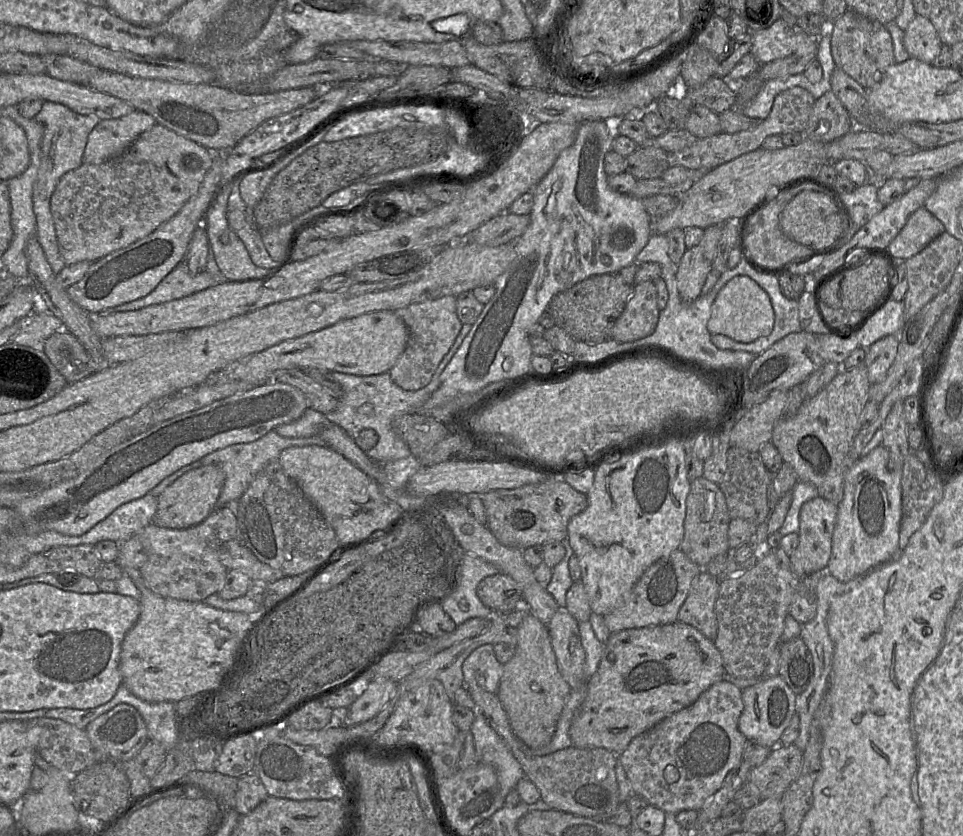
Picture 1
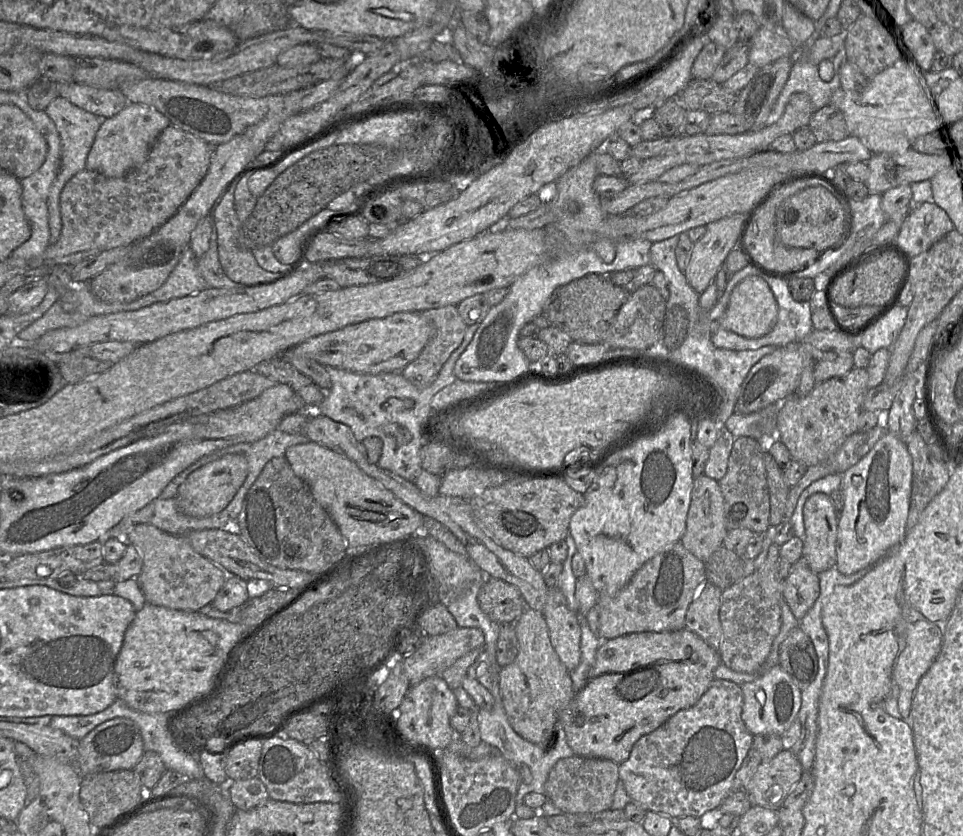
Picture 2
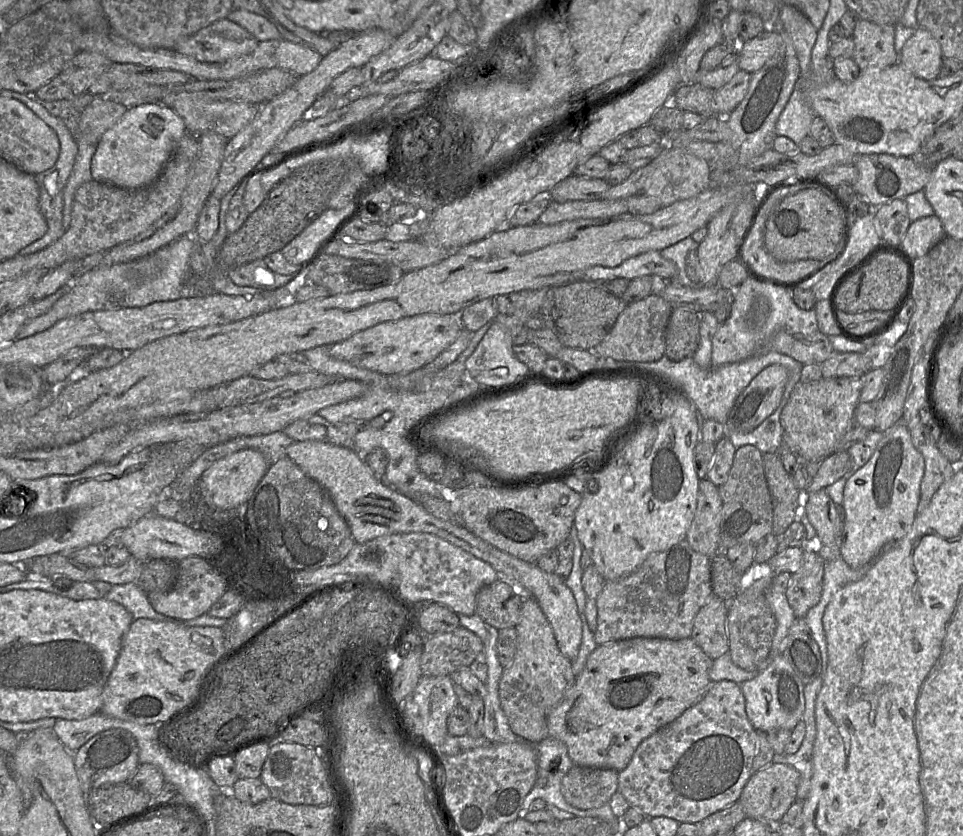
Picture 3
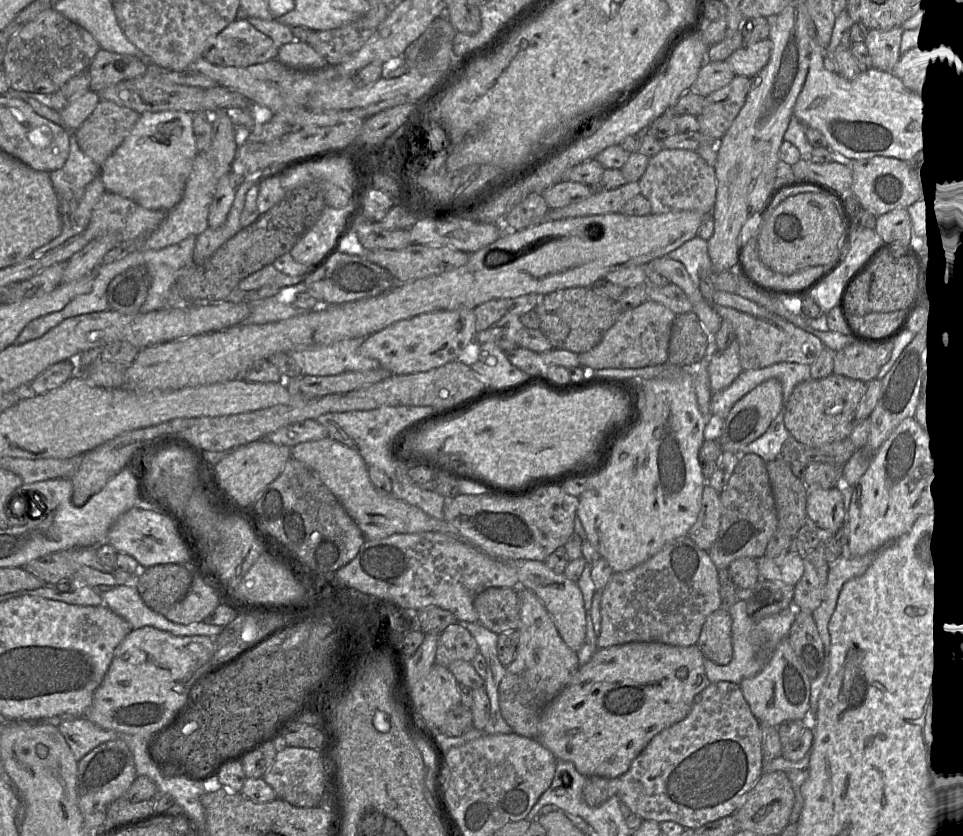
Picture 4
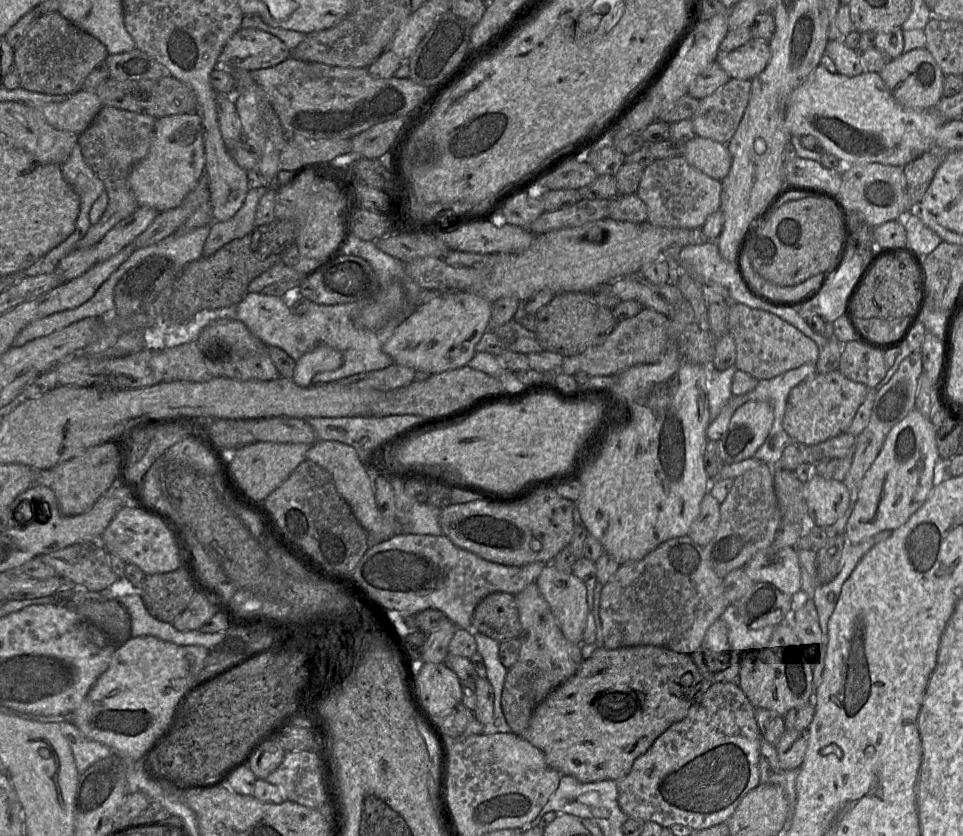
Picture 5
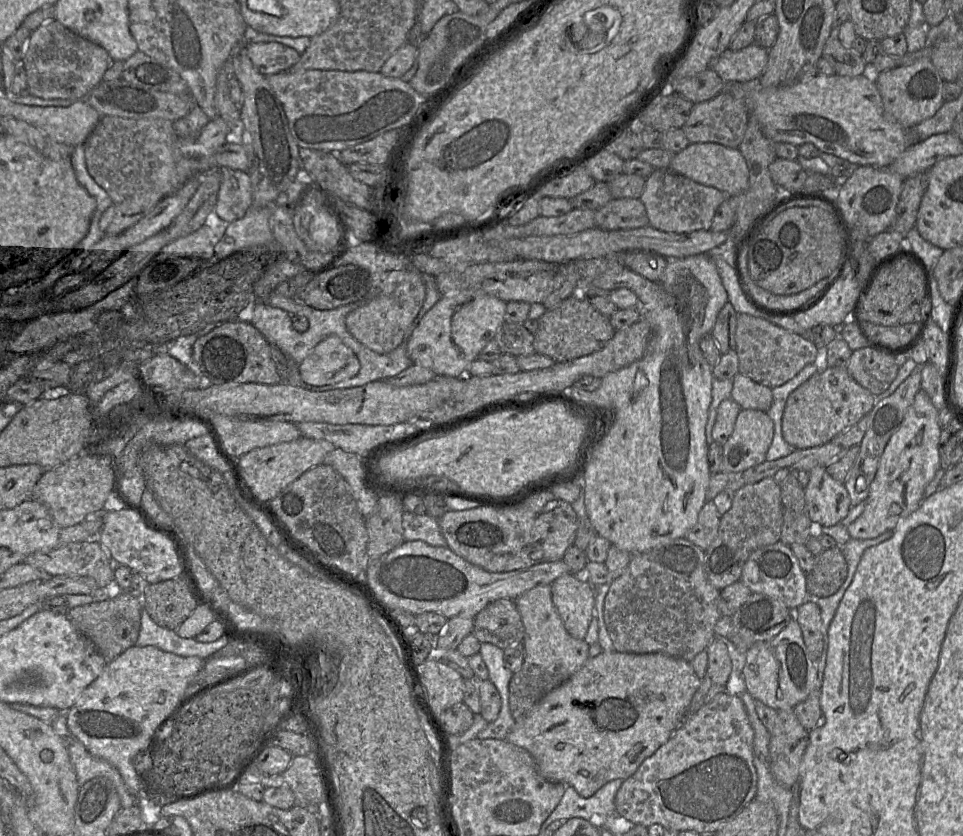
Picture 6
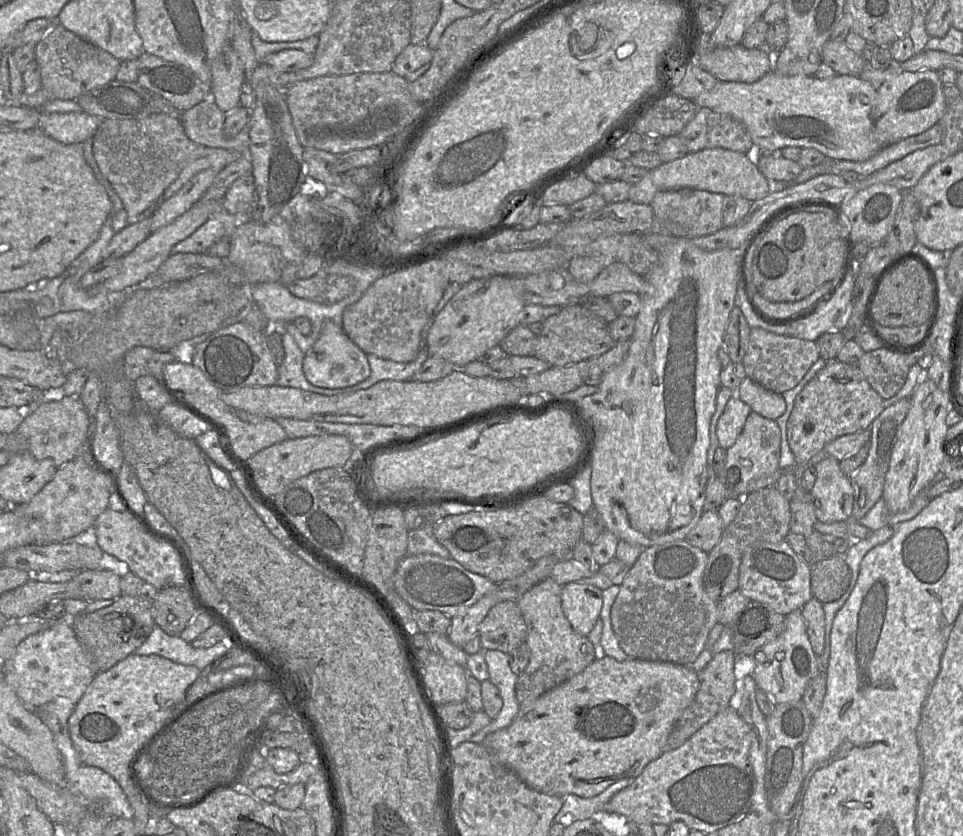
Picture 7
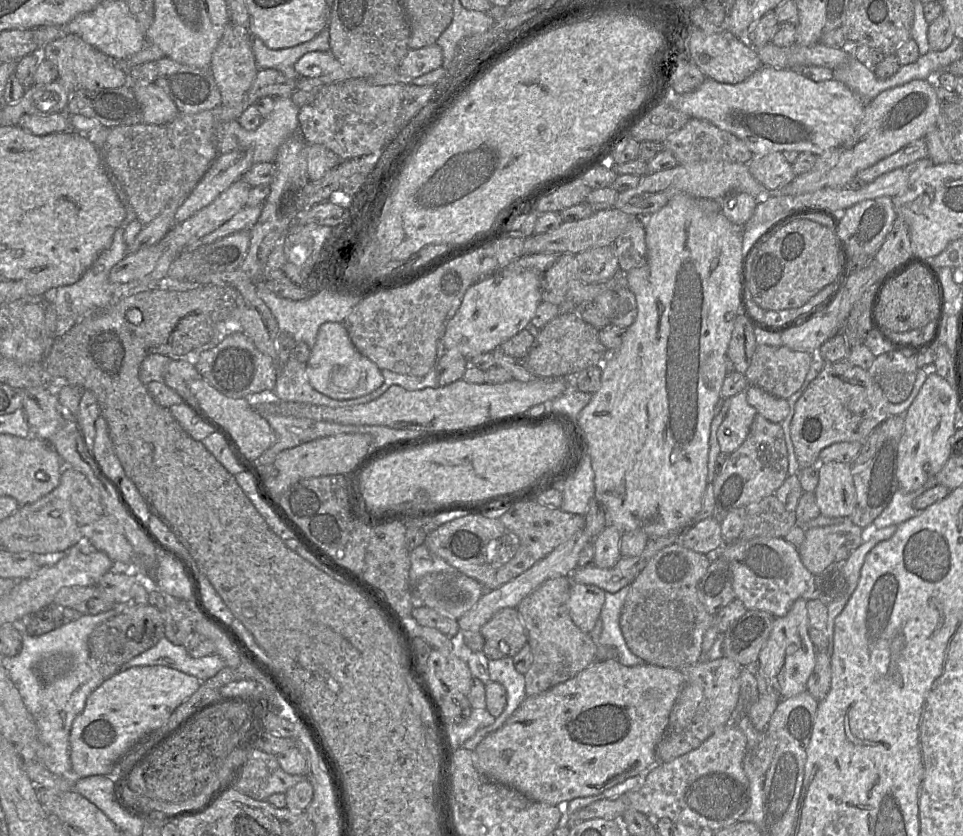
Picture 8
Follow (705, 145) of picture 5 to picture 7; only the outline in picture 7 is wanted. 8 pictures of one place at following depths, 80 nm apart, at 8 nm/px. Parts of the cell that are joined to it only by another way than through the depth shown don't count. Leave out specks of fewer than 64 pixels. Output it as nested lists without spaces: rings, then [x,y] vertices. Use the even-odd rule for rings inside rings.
[[[711,148],[687,153],[682,158],[651,170],[640,182],[632,185],[628,200],[650,205],[658,192],[691,188],[725,196],[739,196],[752,202],[769,194],[771,184],[758,170],[755,156],[749,157],[745,153],[724,148]]]

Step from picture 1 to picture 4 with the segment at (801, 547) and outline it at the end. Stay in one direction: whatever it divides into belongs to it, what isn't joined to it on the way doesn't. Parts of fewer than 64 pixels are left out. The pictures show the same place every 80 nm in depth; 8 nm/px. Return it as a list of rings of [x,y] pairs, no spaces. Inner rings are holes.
[[[820,485],[807,487],[806,512],[818,528],[836,533],[845,522],[843,494],[836,486],[829,489]]]

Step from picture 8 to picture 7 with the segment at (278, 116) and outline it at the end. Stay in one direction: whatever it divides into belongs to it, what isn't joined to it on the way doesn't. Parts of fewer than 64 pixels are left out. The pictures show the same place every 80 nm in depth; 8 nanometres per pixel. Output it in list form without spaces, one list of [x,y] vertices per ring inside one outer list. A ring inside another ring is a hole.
[[[210,98],[182,112],[180,121],[187,137],[204,147],[235,150],[248,155],[249,131],[242,129],[234,136],[224,132],[224,113]]]

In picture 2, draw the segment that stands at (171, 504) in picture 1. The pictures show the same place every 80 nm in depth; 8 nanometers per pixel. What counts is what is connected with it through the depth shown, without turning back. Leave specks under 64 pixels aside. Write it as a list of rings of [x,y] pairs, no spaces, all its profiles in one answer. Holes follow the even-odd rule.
[[[228,454],[198,468],[180,485],[175,496],[180,511],[193,517],[206,517],[222,511],[244,483],[247,472],[247,460],[240,454]]]

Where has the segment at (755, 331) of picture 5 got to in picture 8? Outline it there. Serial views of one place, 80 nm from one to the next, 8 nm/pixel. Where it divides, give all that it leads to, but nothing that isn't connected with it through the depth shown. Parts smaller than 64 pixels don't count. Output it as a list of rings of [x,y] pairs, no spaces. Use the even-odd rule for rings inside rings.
[[[758,345],[745,377],[749,385],[788,399],[803,385],[815,355],[784,345]]]

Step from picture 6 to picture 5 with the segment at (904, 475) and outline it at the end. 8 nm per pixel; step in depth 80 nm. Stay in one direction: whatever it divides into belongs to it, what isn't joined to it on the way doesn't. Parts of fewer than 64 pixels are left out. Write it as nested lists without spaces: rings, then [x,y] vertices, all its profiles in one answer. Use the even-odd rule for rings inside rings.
[[[914,408],[892,427],[858,490],[845,534],[849,544],[858,544],[877,534],[887,534],[904,525],[928,499],[934,488],[934,469],[940,455],[936,428]]]

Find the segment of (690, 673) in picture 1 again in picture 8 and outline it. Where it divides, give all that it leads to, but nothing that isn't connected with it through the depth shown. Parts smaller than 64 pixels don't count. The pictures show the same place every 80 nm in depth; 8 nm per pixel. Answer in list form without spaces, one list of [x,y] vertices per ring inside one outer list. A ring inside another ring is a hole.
[[[617,660],[595,661],[575,677],[562,682],[535,696],[526,697],[512,716],[499,729],[487,734],[473,751],[473,762],[477,771],[488,780],[511,787],[531,800],[548,805],[566,804],[572,799],[595,796],[624,782],[626,779],[644,775],[656,764],[656,747],[668,725],[670,713],[685,685],[686,677],[682,670],[659,667],[644,663],[637,666],[624,666]]]

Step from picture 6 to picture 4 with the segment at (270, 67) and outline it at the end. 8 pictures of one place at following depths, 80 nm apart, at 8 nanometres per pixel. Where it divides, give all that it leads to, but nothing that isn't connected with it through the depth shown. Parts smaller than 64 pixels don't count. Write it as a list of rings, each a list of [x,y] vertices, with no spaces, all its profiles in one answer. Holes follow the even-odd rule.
[[[235,19],[205,44],[202,58],[233,67],[247,67],[274,60],[279,46],[246,20]]]

